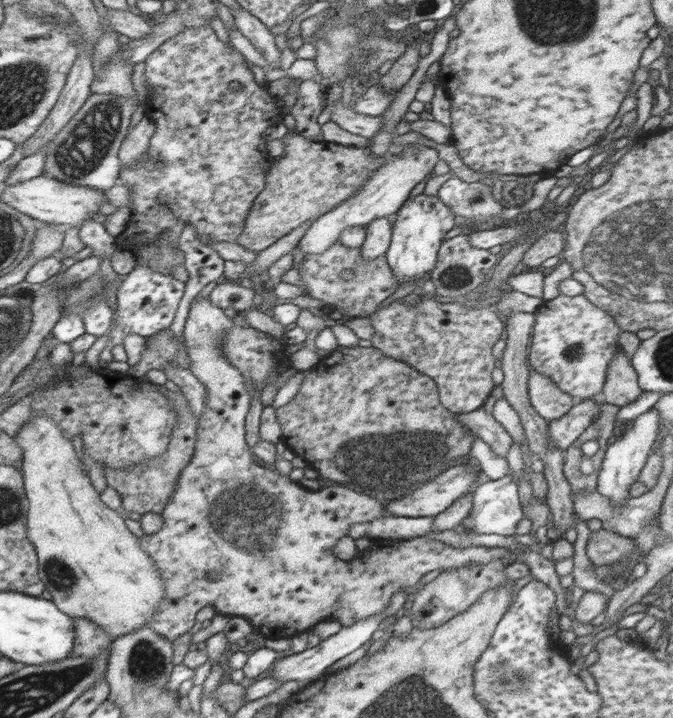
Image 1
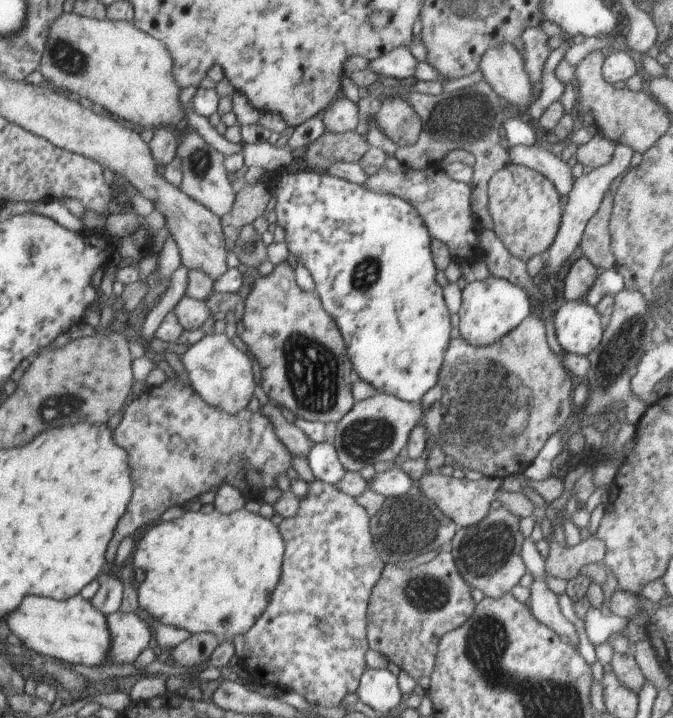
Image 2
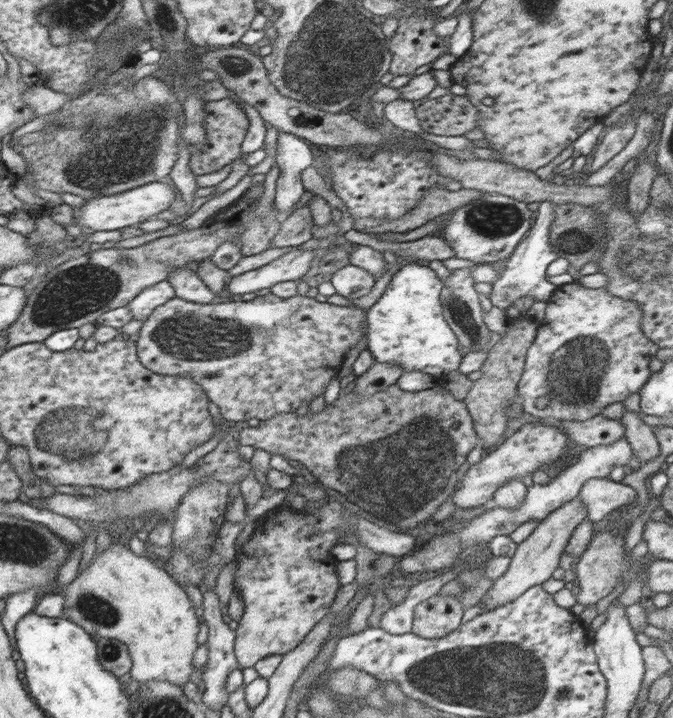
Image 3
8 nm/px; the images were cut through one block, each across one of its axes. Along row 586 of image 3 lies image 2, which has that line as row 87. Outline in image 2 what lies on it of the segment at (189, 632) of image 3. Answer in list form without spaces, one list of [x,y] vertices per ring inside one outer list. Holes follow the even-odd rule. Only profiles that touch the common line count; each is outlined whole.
[[[74,12],[64,13],[55,20],[47,36],[46,49],[39,64],[45,82],[55,84],[56,88],[76,92],[93,104],[100,104],[110,115],[116,115],[128,124],[140,124],[143,128],[172,127],[184,118],[184,108],[180,102],[180,84],[172,74],[171,51],[163,41],[138,29],[130,21],[100,20],[83,17]]]

